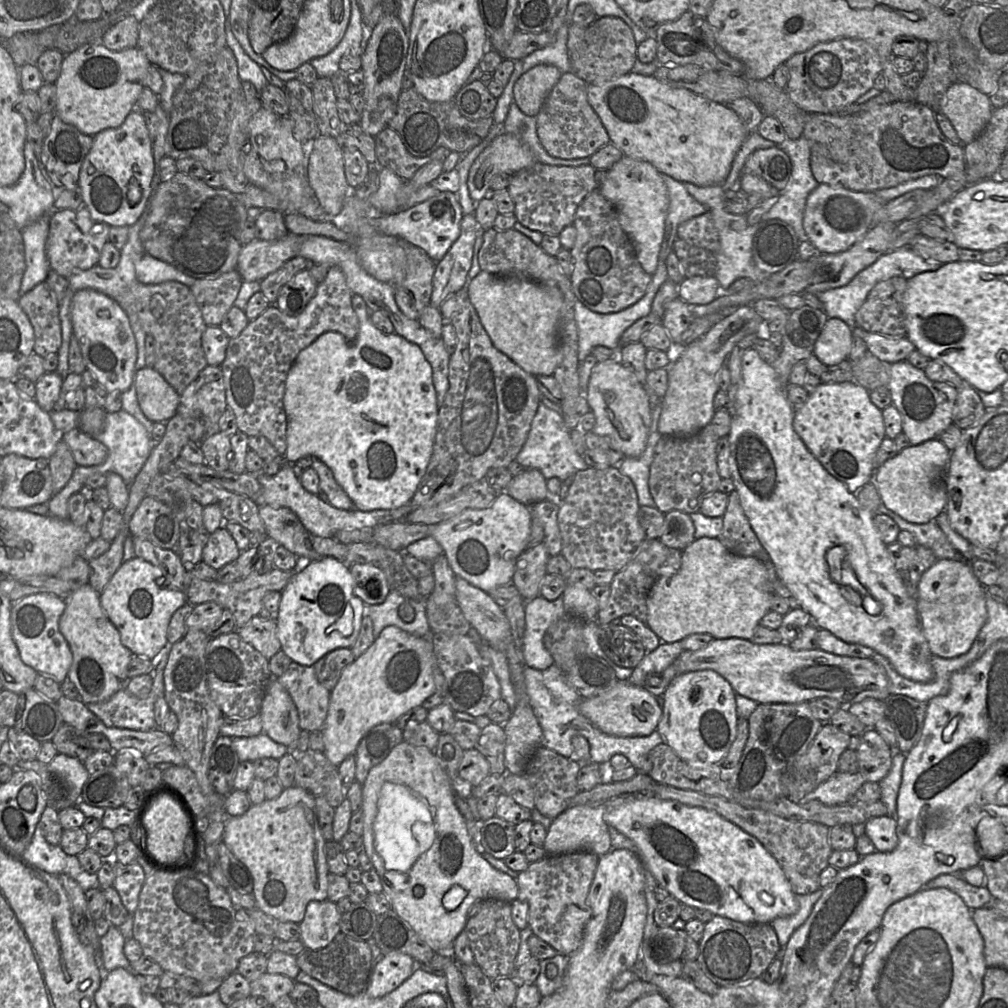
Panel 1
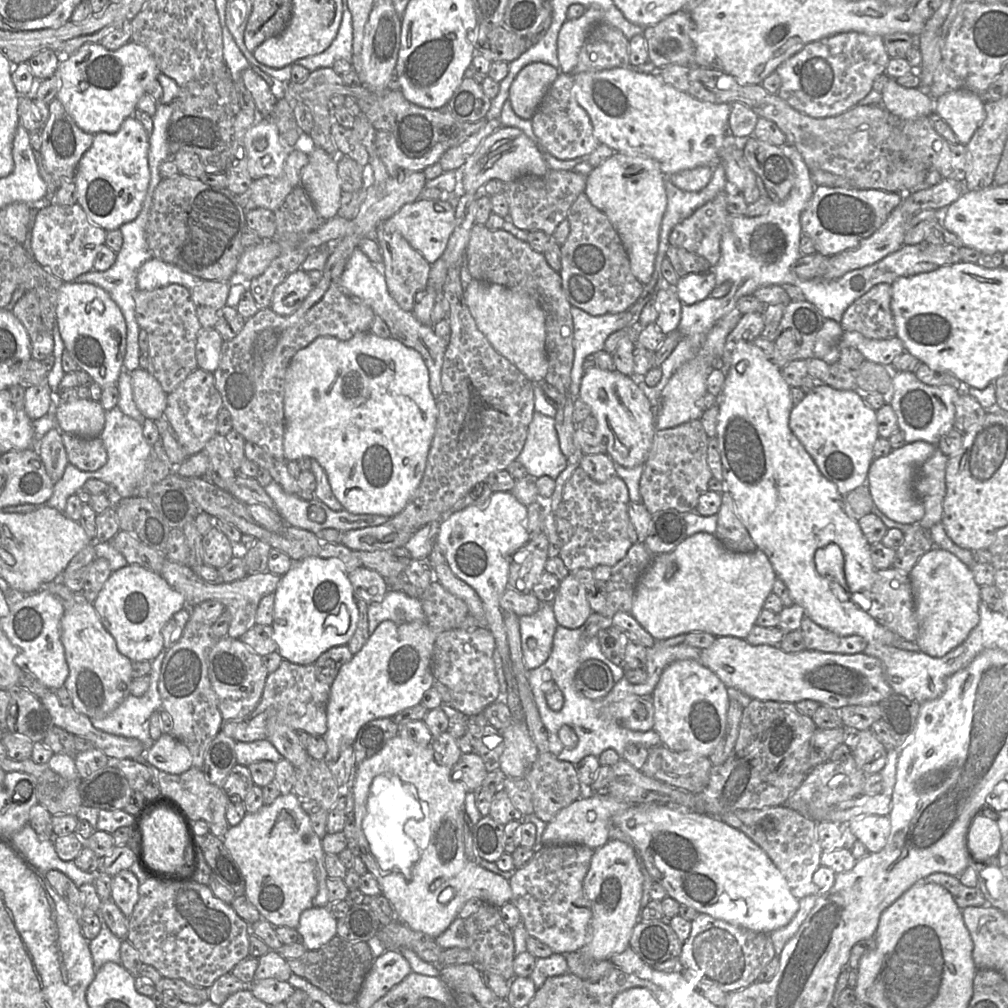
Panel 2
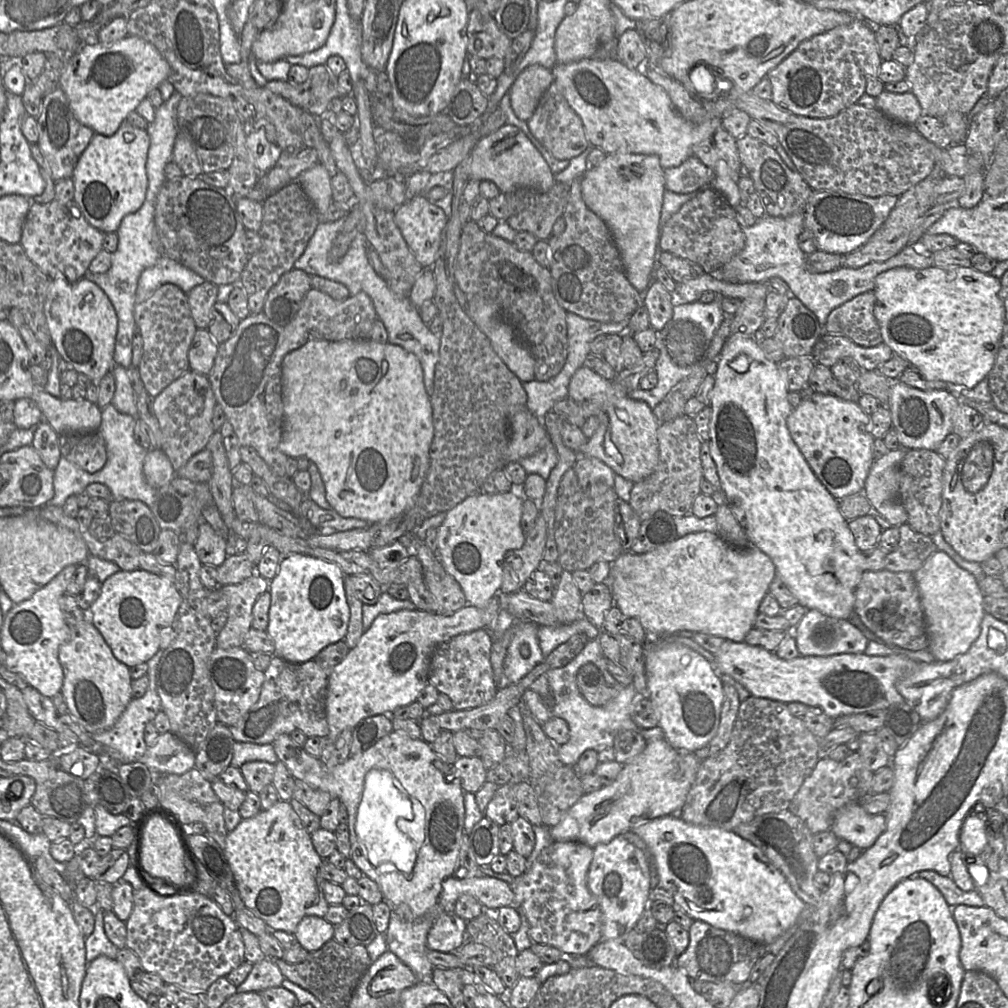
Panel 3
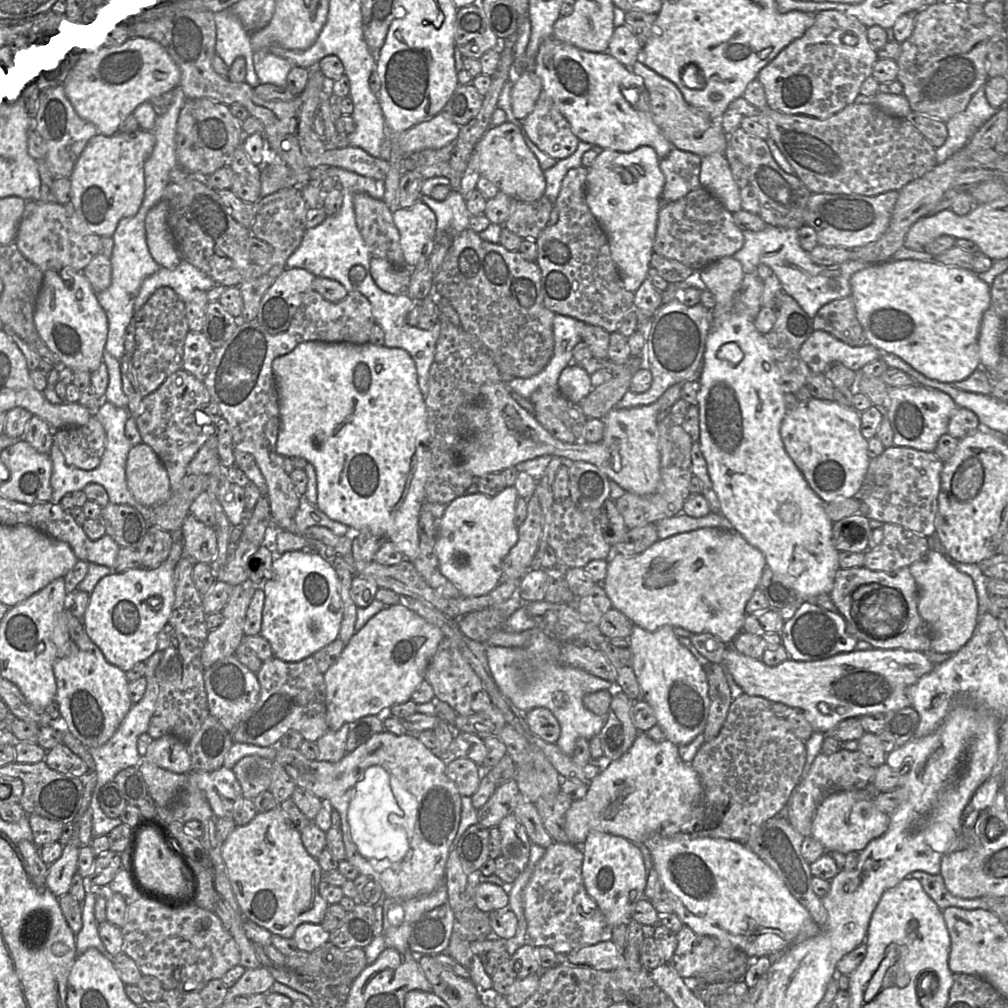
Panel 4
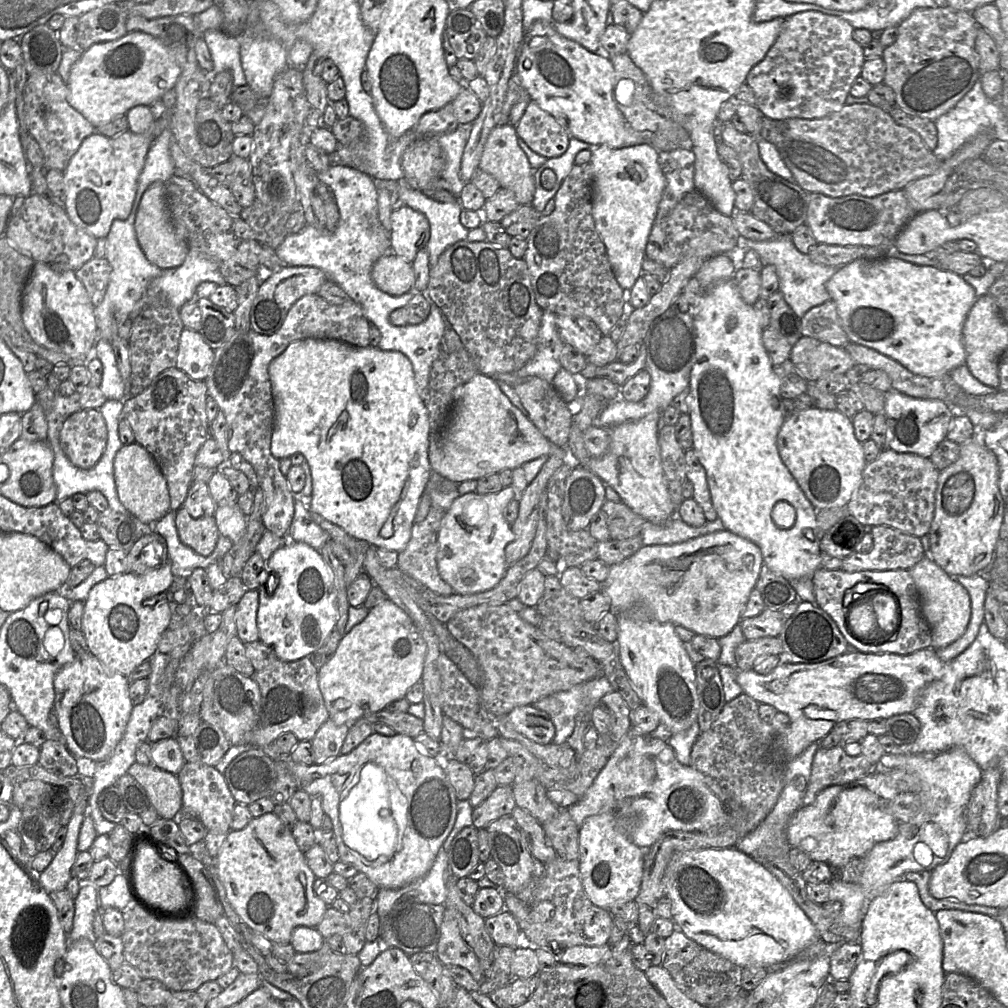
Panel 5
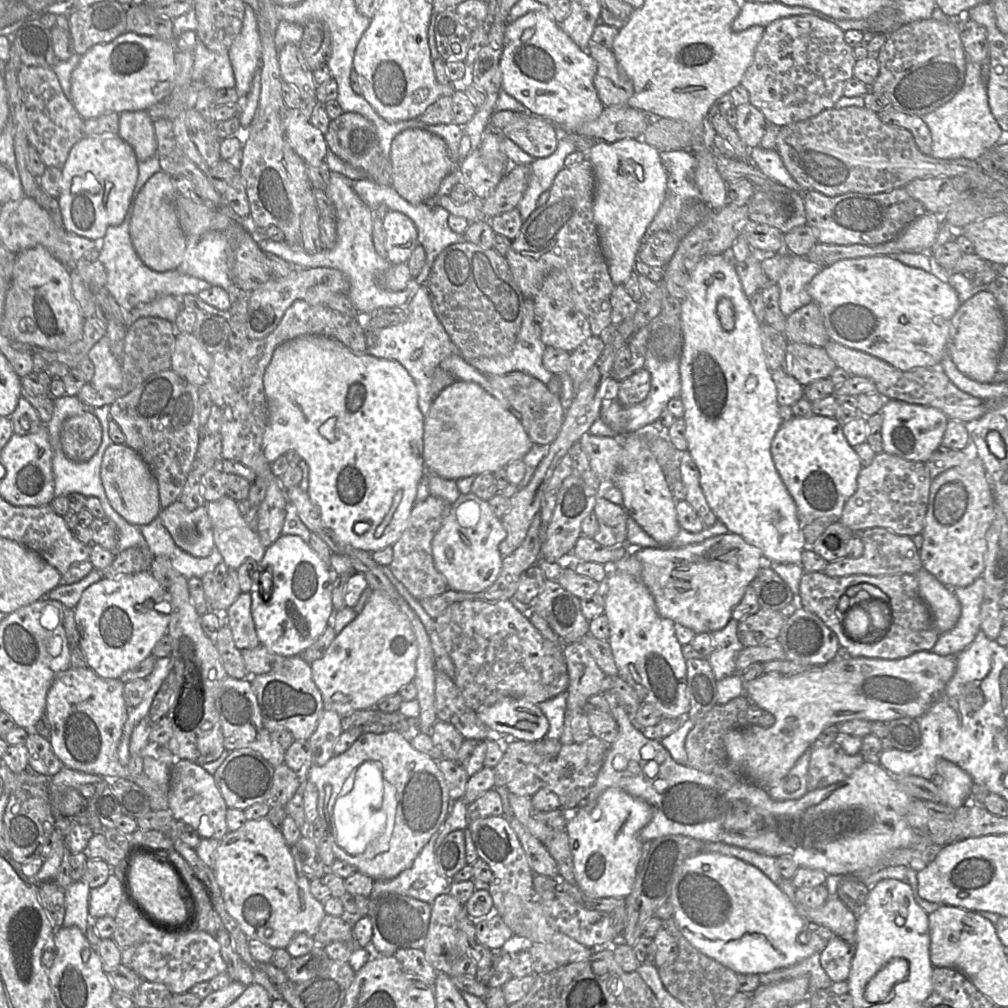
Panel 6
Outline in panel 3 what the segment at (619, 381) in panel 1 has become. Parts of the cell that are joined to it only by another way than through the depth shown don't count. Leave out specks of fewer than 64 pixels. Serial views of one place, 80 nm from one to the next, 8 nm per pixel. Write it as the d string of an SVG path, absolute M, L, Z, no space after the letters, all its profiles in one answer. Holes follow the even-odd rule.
M580 367L571 377L568 398L575 402L590 401L599 404L599 427L581 447L579 456L591 456L607 464L616 474L637 483L648 477L659 460L657 430L659 422L653 409L644 402L631 399L622 385L607 380L593 369Z

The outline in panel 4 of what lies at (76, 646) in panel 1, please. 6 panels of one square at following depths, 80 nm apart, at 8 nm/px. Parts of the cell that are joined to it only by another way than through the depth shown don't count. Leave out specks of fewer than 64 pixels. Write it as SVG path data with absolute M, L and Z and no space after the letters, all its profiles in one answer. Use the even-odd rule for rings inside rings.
M88 635L77 643L77 650L54 664L57 683L55 700L70 733L88 748L104 745L114 735L133 703L126 672L109 663Z

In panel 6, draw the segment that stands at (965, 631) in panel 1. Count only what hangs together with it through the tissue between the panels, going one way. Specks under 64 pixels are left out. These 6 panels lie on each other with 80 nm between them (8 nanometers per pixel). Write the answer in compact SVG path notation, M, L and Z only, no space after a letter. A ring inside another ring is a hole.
M924 567L915 576L920 593L931 610L939 634L950 631L961 615L961 604L954 590L942 584Z

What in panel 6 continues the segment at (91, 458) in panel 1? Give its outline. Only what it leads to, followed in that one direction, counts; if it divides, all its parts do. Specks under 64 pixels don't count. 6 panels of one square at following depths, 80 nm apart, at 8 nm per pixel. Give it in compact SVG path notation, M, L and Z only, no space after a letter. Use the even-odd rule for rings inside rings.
M91 412L66 419L60 433L62 450L75 463L89 461L98 451L102 437L102 425Z

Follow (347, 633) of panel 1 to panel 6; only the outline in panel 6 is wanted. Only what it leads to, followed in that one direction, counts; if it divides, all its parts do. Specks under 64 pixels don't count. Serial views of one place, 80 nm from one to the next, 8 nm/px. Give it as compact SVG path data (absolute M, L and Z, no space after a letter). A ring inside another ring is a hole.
M282 534L267 547L259 564L259 585L251 589L251 613L261 645L283 657L299 656L314 644L328 626L333 612L334 582L317 553L296 535ZM265 573L271 574L270 593L263 592Z

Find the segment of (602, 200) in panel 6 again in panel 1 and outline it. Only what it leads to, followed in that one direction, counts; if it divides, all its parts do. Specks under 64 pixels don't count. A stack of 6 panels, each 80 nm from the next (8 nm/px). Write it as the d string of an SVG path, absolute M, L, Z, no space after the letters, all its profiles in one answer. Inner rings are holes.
M623 156L606 170L598 190L614 205L619 224L632 242L639 263L652 275L658 265L669 207L667 187L661 173L647 161Z

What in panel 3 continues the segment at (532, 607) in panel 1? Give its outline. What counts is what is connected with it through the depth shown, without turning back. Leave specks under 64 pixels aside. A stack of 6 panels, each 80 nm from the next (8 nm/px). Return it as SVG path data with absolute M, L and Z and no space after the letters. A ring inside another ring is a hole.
M519 621L504 659L504 675L508 684L516 683L530 673L545 657L538 639L539 624Z

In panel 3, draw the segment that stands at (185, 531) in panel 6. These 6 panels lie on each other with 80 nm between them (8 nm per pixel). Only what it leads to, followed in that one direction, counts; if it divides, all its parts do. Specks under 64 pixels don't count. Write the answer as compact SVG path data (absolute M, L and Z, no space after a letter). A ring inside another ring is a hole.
M200 516L194 549L202 564L220 566L228 557L227 542Z

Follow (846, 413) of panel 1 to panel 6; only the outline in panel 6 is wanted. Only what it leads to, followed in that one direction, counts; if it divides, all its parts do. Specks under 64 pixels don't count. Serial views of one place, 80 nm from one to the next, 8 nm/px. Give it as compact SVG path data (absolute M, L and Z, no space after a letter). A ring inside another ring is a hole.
M794 416L774 436L771 454L775 467L797 507L801 526L817 518L838 521L847 500L856 492L861 461L835 417Z

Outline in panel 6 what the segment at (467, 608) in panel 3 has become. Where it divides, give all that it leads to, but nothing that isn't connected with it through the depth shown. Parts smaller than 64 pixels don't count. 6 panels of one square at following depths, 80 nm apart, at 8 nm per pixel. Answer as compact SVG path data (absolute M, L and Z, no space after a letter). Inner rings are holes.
M373 590L363 610L358 613L356 618L351 621L338 635L336 635L334 641L327 649L323 657L314 661L310 665L312 671L312 678L321 693L324 709L328 711L333 711L340 717L344 717L352 714L355 711L375 708L380 700L387 696L397 694L403 686L413 682L416 675L416 661L418 658L418 653L419 649L417 638L415 636L414 629L408 616L400 609L397 604L395 604L390 599L390 597L386 593L379 590Z

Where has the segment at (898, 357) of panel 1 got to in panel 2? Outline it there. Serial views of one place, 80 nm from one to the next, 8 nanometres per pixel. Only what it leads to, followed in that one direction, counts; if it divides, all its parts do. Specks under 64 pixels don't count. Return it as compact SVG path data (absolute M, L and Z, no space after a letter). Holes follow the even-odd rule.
M844 331L839 342L840 350L854 347L866 360L888 365L905 351L903 341L897 336L888 339L869 339L856 331Z

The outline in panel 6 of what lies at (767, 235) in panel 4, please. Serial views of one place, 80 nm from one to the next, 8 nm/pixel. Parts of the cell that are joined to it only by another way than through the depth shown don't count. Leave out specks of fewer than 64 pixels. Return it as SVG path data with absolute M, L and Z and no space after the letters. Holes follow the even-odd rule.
M790 254L789 265L778 282L780 308L786 316L813 302L808 285L823 268L806 257Z

